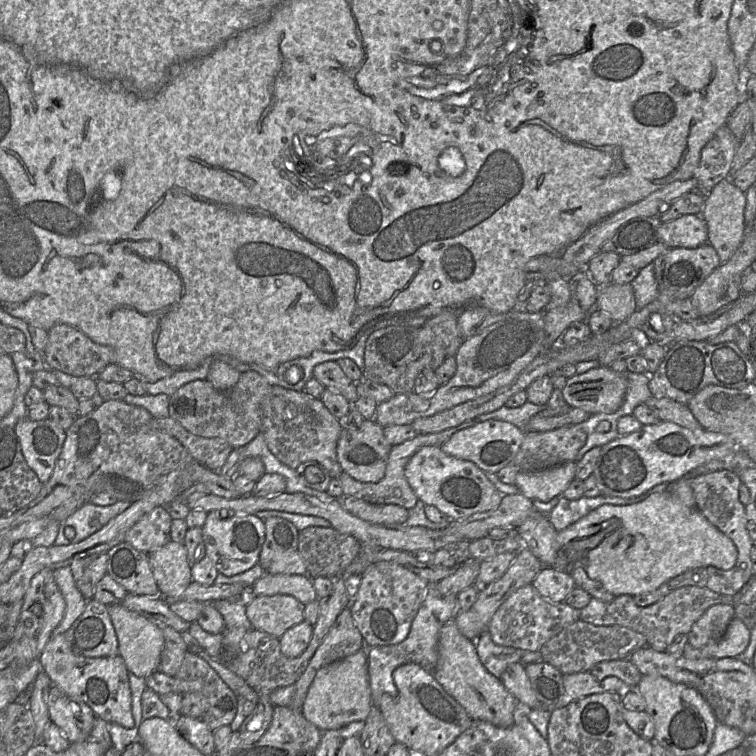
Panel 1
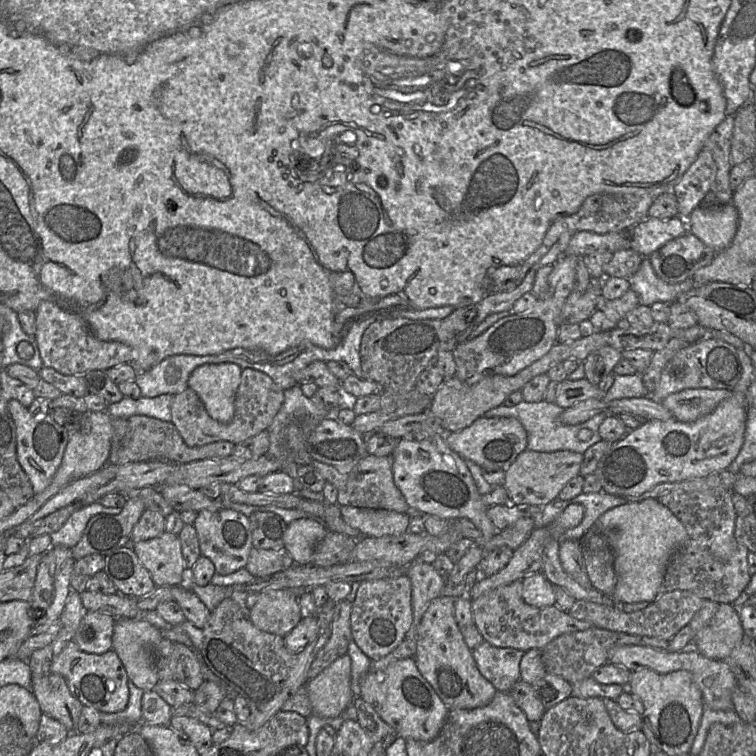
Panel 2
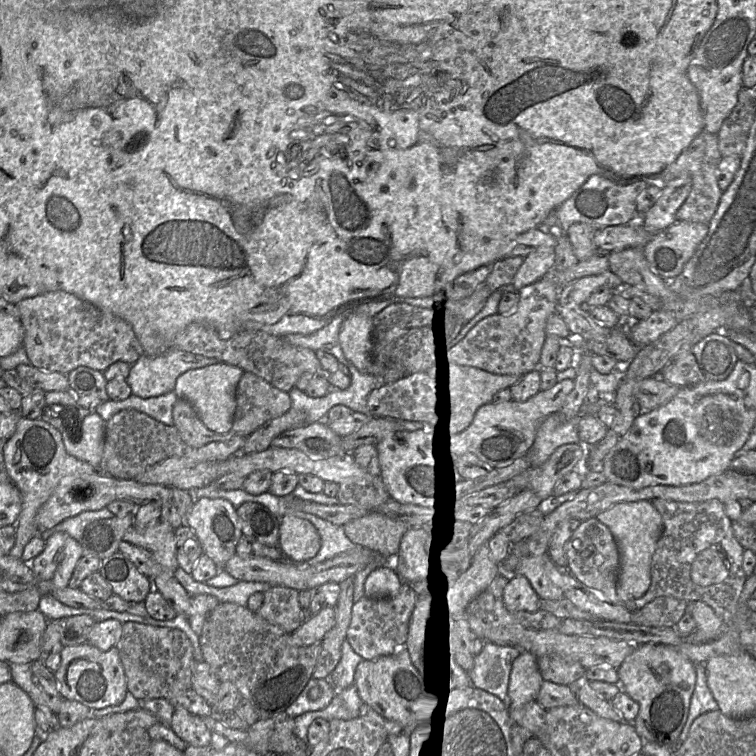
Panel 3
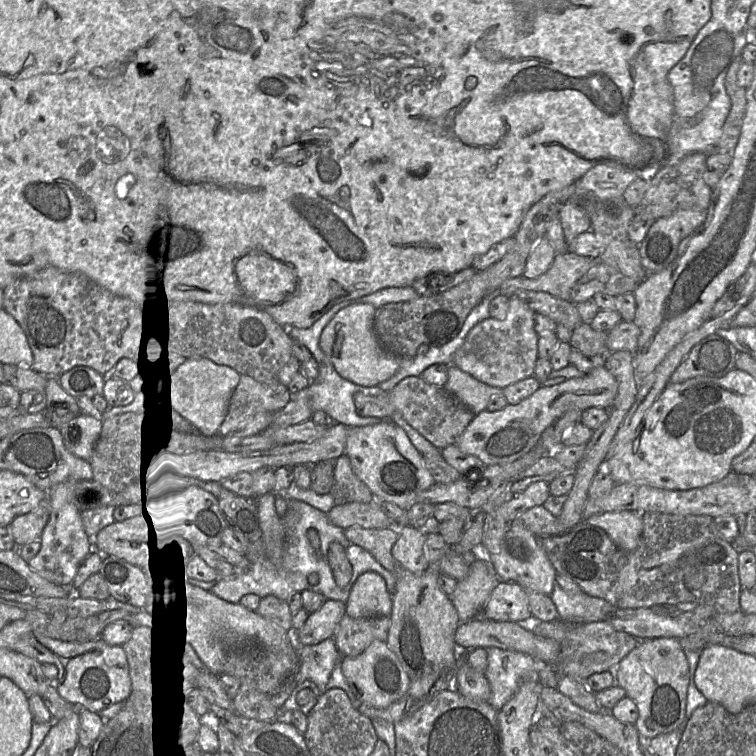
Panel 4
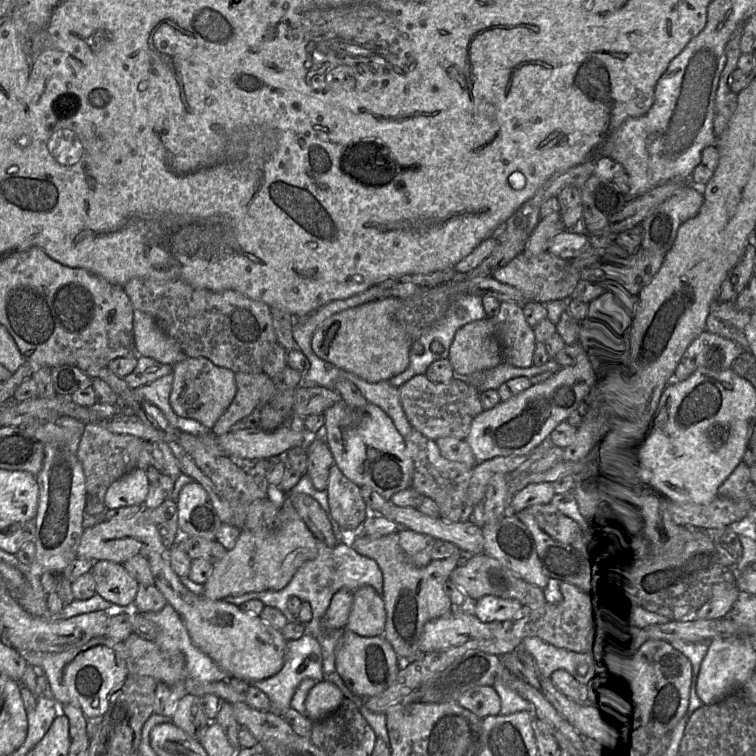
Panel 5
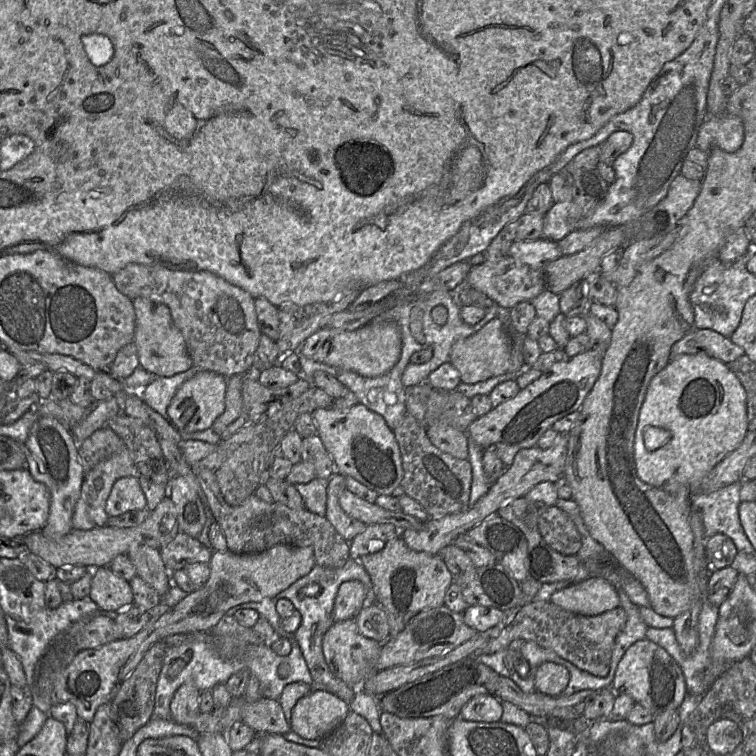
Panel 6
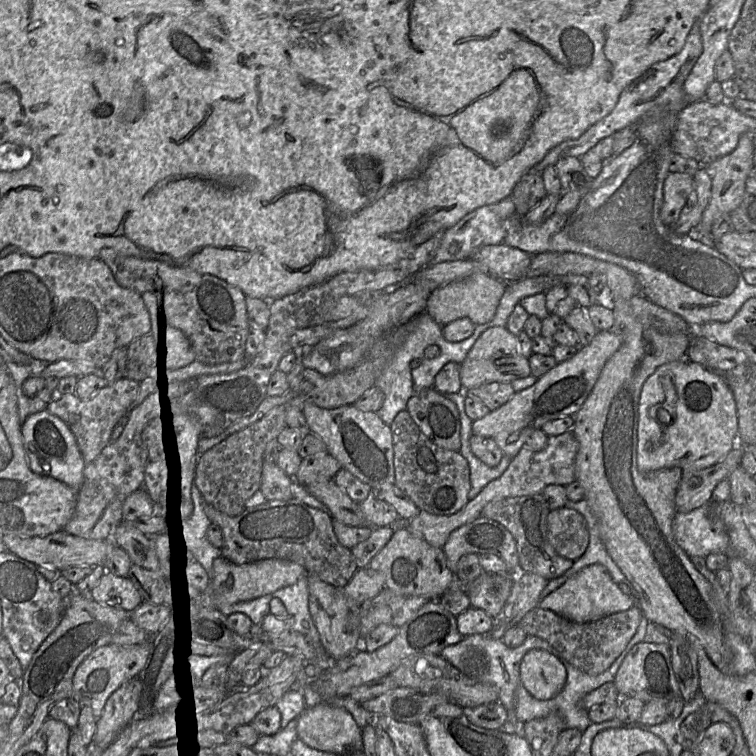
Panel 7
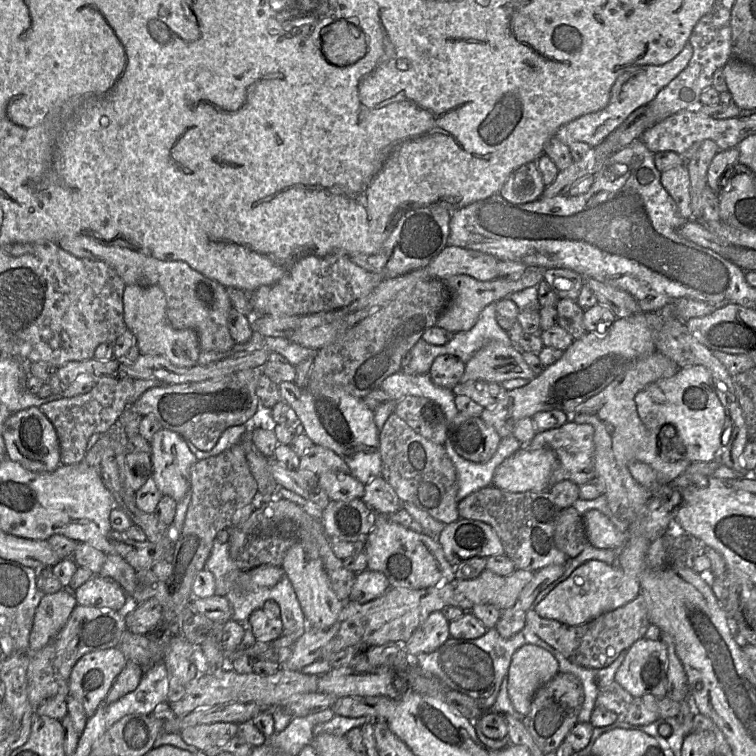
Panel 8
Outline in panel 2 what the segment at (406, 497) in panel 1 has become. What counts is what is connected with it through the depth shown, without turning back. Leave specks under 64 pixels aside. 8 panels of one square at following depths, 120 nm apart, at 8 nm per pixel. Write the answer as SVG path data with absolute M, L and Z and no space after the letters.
M368 455L361 459L351 474L342 474L334 467L313 461L313 467L337 489L337 505L360 508L385 509L407 513L411 508L393 480L391 455L376 457Z

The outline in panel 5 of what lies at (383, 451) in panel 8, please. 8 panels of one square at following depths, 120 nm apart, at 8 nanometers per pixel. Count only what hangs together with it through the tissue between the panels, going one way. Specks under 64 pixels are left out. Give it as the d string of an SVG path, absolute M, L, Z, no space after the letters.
M414 428L404 440L406 449L413 461L411 488L435 501L439 508L439 518L445 522L468 522L473 513L473 506L467 498L467 489L473 468L444 458L435 441L428 439Z

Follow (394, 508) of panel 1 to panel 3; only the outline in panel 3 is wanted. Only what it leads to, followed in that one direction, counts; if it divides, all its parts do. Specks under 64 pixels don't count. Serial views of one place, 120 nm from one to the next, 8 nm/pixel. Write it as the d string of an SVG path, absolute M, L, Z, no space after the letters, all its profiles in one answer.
M377 511L348 521L343 525L345 535L356 546L376 552L384 559L392 560L407 527Z

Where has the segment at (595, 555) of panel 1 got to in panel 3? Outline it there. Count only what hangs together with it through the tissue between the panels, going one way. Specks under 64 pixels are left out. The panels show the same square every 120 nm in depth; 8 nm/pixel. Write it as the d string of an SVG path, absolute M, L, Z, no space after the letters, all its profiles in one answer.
M638 501L613 505L595 518L610 529L619 549L617 595L623 602L634 602L647 592L651 584L651 561L663 531L662 517L651 501Z

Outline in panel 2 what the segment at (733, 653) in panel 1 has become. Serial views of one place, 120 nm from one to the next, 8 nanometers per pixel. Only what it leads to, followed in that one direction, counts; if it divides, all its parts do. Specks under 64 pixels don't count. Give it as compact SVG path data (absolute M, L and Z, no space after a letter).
M720 604L710 622L695 635L692 646L707 658L723 661L743 638L737 609L730 604Z

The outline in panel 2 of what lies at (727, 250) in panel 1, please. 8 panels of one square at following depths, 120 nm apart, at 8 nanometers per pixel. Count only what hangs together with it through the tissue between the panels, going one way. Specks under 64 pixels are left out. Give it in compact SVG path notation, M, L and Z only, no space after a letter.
M731 202L714 207L698 205L685 223L691 233L718 253L727 248L735 237L738 217L738 210Z

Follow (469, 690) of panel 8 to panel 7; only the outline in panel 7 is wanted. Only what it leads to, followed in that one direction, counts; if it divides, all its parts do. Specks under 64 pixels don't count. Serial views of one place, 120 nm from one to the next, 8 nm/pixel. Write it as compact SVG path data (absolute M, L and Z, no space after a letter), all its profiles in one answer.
M475 634L464 637L460 642L446 647L441 656L452 666L457 668L464 676L480 683L487 683L498 689L500 702L506 710L514 710L516 706L515 691L521 684L520 664L525 654L531 649L546 650L561 659L568 675L568 669L574 668L561 654L545 640L527 635L522 645L510 648L500 639L495 639L489 634Z

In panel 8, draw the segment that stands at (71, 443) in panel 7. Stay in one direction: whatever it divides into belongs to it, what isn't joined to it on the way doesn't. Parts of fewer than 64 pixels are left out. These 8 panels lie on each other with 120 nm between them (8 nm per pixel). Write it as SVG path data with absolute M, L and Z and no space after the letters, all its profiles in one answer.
M29 407L7 418L3 439L9 459L34 472L53 472L66 464L60 436L51 420L38 407Z

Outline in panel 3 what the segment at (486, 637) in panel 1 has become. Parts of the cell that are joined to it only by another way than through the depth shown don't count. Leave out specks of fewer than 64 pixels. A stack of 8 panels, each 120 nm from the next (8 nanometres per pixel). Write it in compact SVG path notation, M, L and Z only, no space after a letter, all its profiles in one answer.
M486 642L482 652L476 656L474 668L470 672L474 688L481 689L497 696L507 704L509 708L509 683L513 663L524 652L528 651L514 646L498 645L493 642Z

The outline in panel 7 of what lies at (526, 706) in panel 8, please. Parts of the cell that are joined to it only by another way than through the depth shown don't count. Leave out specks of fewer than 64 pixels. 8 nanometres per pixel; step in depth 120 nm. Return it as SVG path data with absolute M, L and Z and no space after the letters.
M531 649L521 661L521 685L538 700L555 697L564 688L566 680L565 666L546 650Z

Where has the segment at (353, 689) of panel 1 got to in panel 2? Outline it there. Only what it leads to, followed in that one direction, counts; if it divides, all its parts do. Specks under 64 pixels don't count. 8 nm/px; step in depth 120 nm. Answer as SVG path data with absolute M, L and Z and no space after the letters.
M345 654L337 658L315 678L308 680L306 688L313 714L323 718L339 716L353 702L350 656Z

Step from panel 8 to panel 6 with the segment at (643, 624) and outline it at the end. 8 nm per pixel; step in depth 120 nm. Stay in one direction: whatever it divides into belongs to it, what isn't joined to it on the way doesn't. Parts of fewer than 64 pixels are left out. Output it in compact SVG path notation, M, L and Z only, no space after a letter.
M532 601L520 607L513 621L498 637L488 642L471 656L494 654L509 648L512 641L523 639L551 649L563 659L594 676L605 677L610 670L615 638L627 620L624 609L619 606L595 616L585 616L567 611L551 601Z

